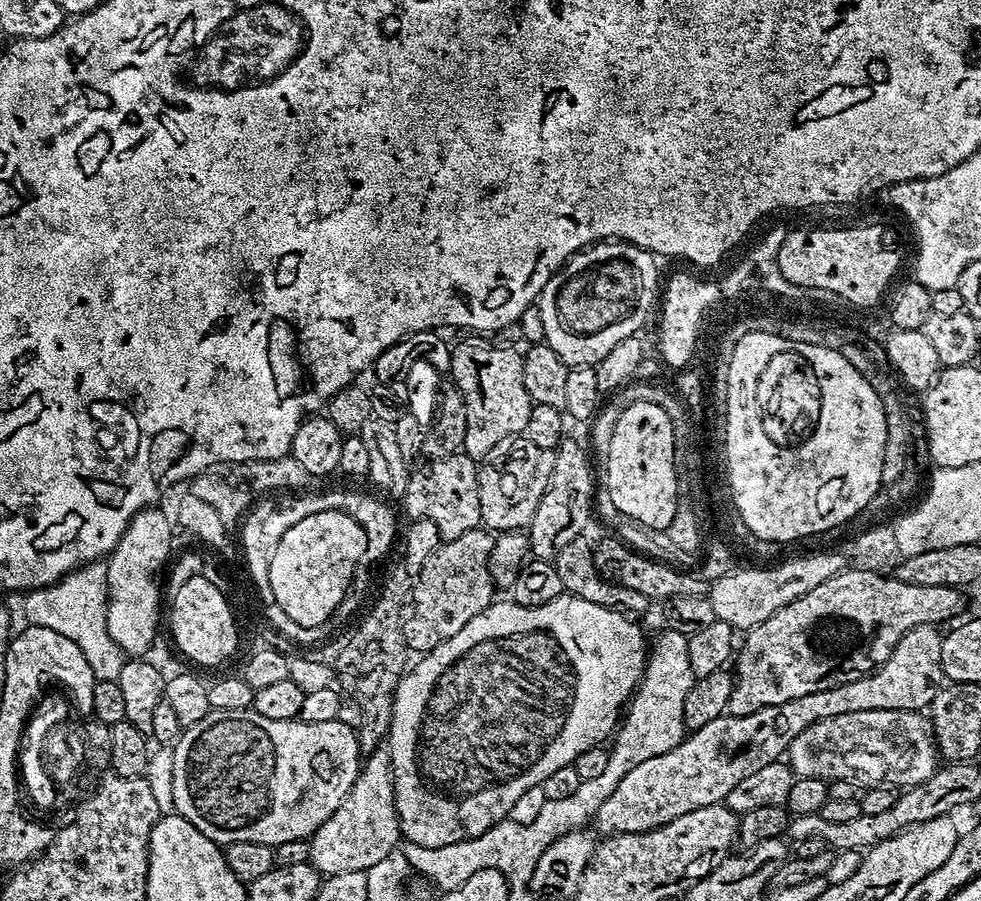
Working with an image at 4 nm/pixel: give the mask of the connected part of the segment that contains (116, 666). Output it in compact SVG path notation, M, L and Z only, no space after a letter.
M93 562L85 564L84 567L70 572L56 581L49 584L47 588L37 588L29 591L24 600L25 621L34 627L46 627L49 630L57 631L58 634L70 638L71 642L76 642L81 647L82 652L89 662L90 668L96 680L116 680L118 674L122 674L122 666L126 659L124 651L115 644L108 633L108 623L106 614L108 613L108 565L104 562Z

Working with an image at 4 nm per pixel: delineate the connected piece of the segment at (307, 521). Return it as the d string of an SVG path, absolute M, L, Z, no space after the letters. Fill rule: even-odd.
M326 510L294 522L294 526L290 526L286 534L282 534L274 560L269 564L272 600L300 626L314 627L326 622L342 602L353 576L357 575L356 567L362 564L365 550L366 530L362 530L362 526L358 526L358 522L354 522L354 518L344 512Z

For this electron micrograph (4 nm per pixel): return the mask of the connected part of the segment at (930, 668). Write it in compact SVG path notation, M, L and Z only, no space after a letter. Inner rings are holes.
M932 626L911 628L893 648L888 660L875 669L873 676L864 676L861 680L852 680L849 684L837 683L835 686L811 692L802 698L794 698L790 702L782 702L778 706L766 706L754 714L745 716L729 716L727 714L714 718L714 722L706 722L706 726L695 729L684 738L676 748L656 758L649 758L631 770L622 782L614 789L614 794L602 803L594 819L594 824L601 828L601 833L645 832L654 830L674 818L682 818L682 814L690 814L690 810L698 810L702 806L719 804L742 782L742 778L754 774L754 770L762 770L762 766L779 761L787 753L790 742L798 738L806 726L818 722L822 718L834 718L838 714L850 714L867 708L906 708L924 710L932 703L932 699L940 693L945 683L945 674L940 665L941 637L936 636L937 629Z

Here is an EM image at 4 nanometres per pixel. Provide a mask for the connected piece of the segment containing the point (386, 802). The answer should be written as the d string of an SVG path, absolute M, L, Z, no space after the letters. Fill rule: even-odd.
M378 750L367 757L362 771L356 777L347 798L322 822L317 832L310 837L310 863L324 876L343 872L366 872L377 865L386 854L398 848L400 820L396 817L396 799L390 775L390 757L387 751Z

